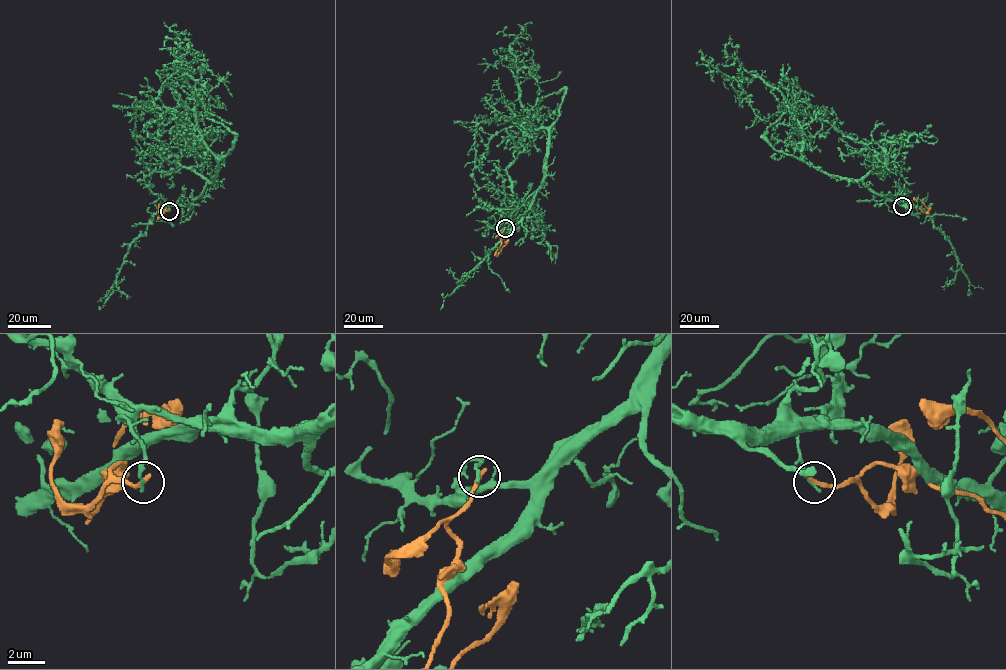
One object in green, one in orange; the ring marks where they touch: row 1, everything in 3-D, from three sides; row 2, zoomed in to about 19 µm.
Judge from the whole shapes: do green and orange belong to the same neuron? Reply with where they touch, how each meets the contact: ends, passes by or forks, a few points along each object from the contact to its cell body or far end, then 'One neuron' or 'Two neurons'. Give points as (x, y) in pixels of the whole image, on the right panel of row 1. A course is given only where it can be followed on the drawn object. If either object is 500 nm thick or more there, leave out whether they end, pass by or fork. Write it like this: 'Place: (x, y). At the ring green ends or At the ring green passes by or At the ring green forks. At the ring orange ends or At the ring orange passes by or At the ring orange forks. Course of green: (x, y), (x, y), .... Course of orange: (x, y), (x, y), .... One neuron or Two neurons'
Place: (902, 206). At the ring green ends. At the ring orange ends. Course of green: (902, 206), (903, 199), (808, 163), (795, 111), (758, 77), (741, 83), (756, 117), (746, 128). Course of orange: (902, 206), (913, 205), (927, 212), (920, 199), (913, 198). Two neurons

